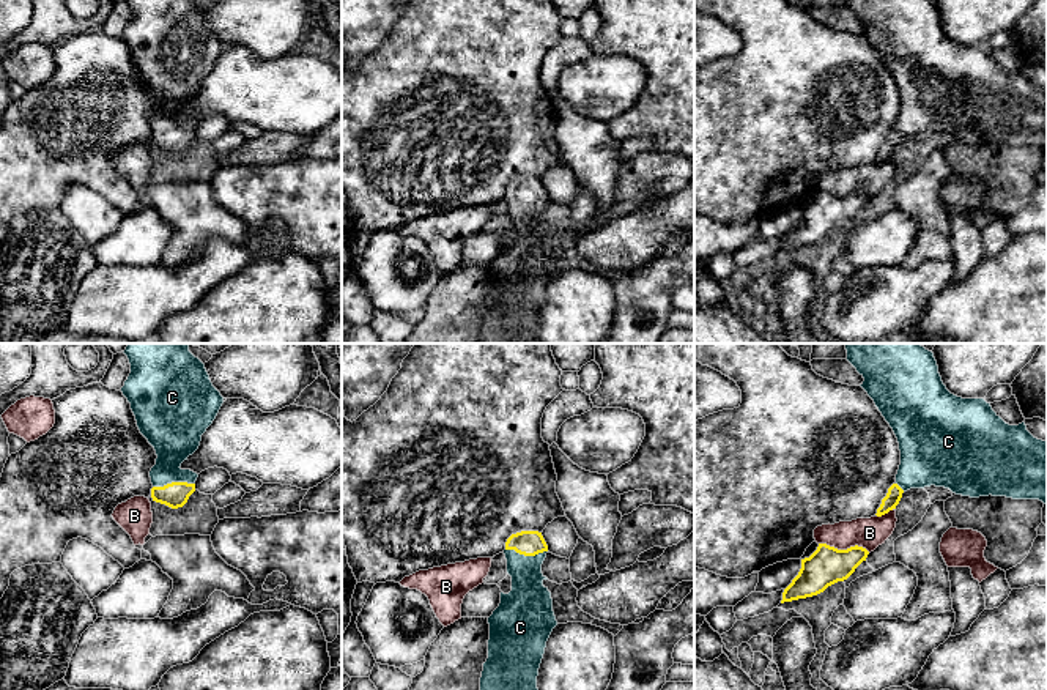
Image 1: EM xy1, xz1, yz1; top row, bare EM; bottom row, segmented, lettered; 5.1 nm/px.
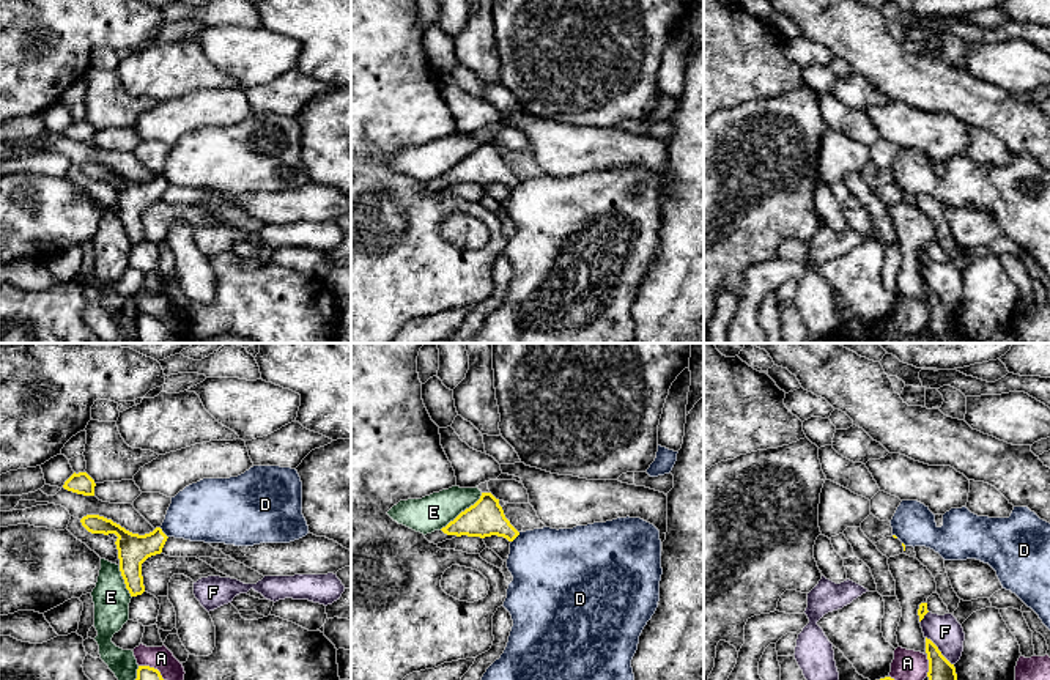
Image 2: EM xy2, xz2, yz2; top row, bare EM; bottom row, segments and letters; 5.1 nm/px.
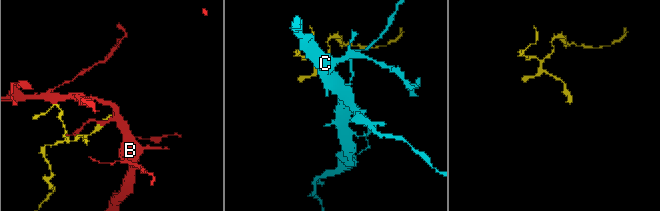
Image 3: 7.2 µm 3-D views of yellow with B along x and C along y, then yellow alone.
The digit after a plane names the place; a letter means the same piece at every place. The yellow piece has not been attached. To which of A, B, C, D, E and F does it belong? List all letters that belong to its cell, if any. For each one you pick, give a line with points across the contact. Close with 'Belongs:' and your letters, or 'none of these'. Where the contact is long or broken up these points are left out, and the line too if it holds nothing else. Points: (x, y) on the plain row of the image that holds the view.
C: way xy1 (175, 142), (173, 129), (175, 81)
Belongs: C

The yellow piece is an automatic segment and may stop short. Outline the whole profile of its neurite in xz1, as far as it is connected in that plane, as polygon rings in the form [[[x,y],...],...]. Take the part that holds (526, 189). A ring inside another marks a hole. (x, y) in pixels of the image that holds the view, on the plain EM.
[[[538,178],[512,181],[505,189],[512,238],[488,265],[488,306],[480,325],[480,343],[542,343],[538,315],[546,288],[557,273],[542,211],[548,192]]]

